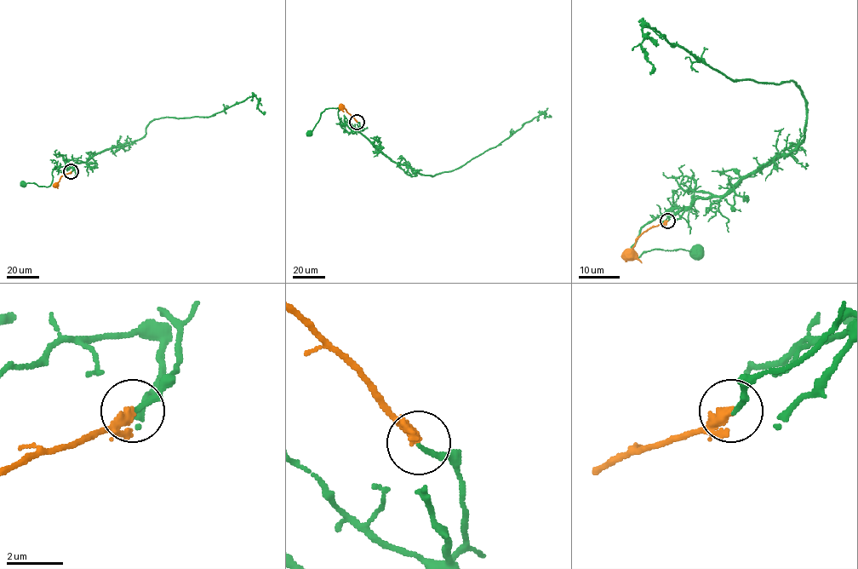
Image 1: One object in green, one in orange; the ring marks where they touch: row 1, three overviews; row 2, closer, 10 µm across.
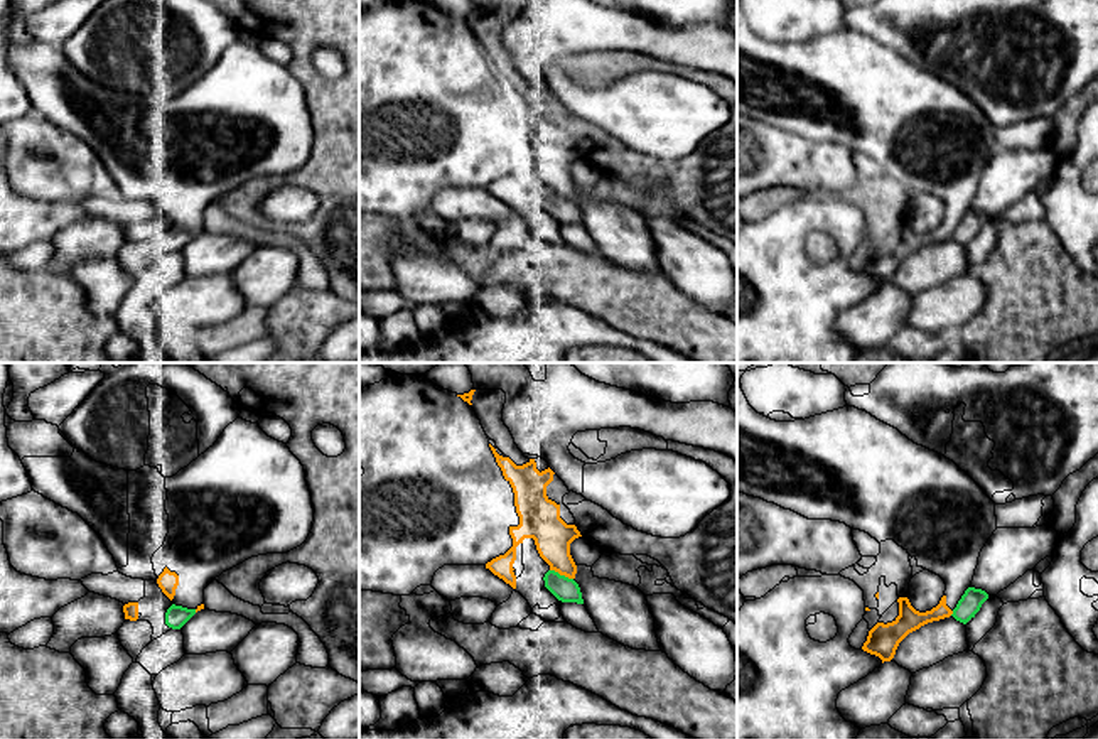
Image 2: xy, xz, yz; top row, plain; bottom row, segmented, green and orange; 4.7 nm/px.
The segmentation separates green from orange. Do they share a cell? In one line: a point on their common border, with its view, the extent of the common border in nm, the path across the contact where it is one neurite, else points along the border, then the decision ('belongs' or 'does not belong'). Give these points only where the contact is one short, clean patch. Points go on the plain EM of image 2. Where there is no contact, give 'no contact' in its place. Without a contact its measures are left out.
contact xz (562, 198); length 120 nm; border xz (550, 191), (572, 201); does not belong

